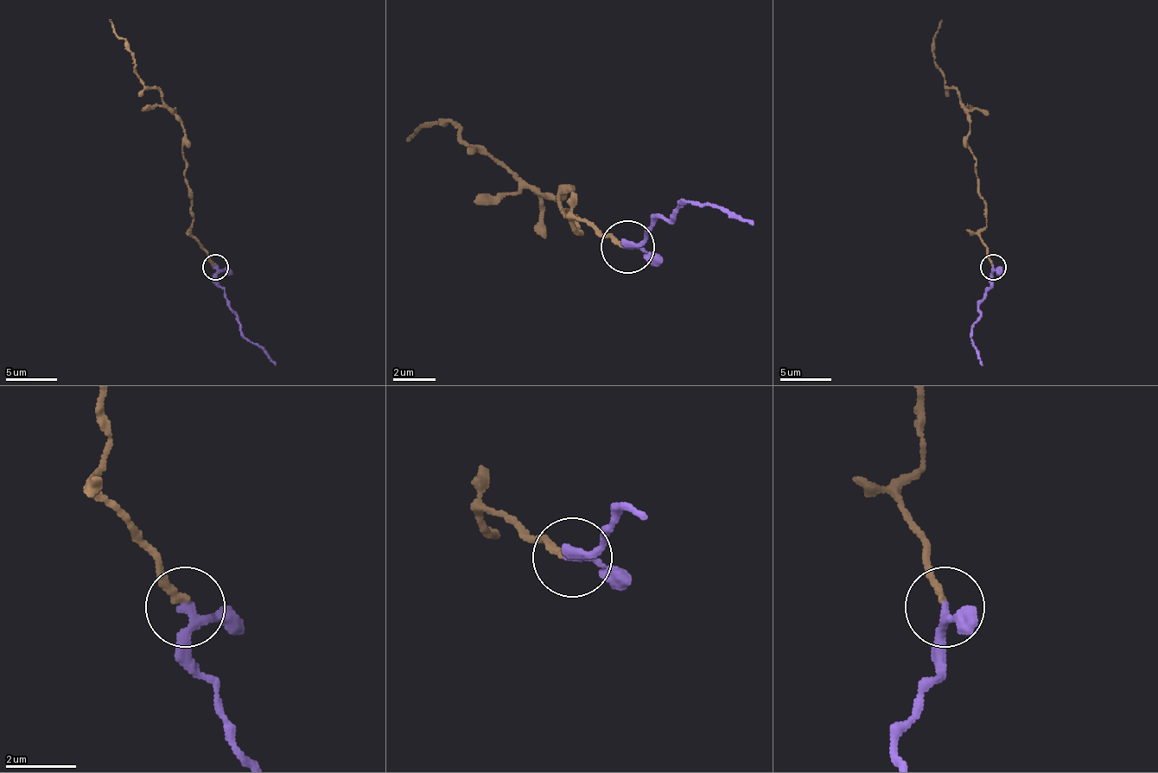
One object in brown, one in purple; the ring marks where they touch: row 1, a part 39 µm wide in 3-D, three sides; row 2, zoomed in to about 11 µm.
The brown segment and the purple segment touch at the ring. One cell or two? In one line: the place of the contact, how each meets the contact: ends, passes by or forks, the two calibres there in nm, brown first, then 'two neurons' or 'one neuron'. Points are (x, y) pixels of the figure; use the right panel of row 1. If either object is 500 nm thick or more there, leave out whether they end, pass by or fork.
at (993, 267); brown ends there; purple passes by; 200 nm thick on the brown side, 200 nm on the other; one neuron

